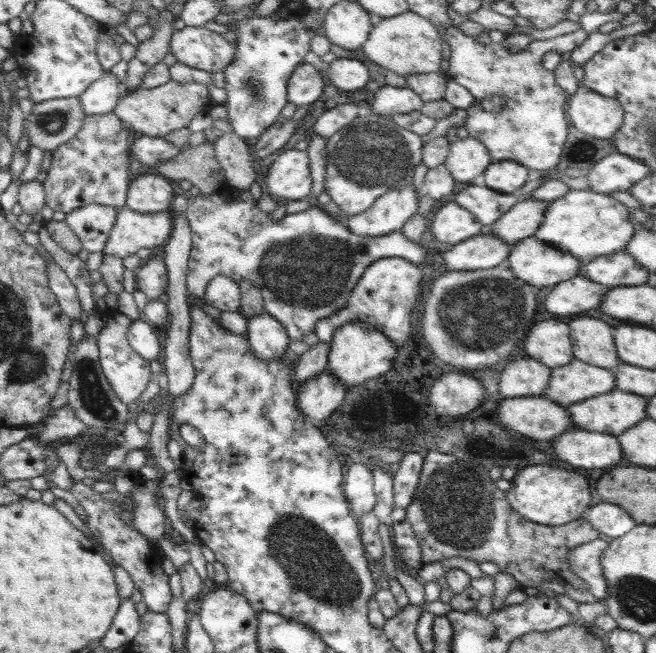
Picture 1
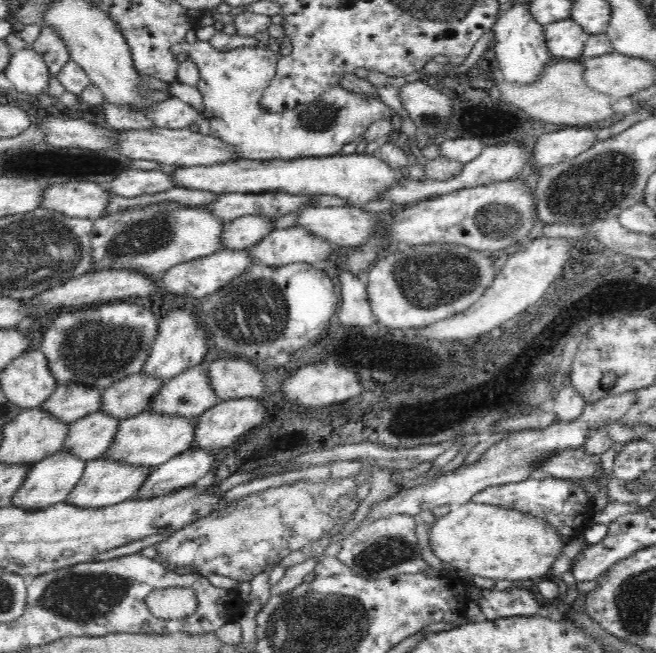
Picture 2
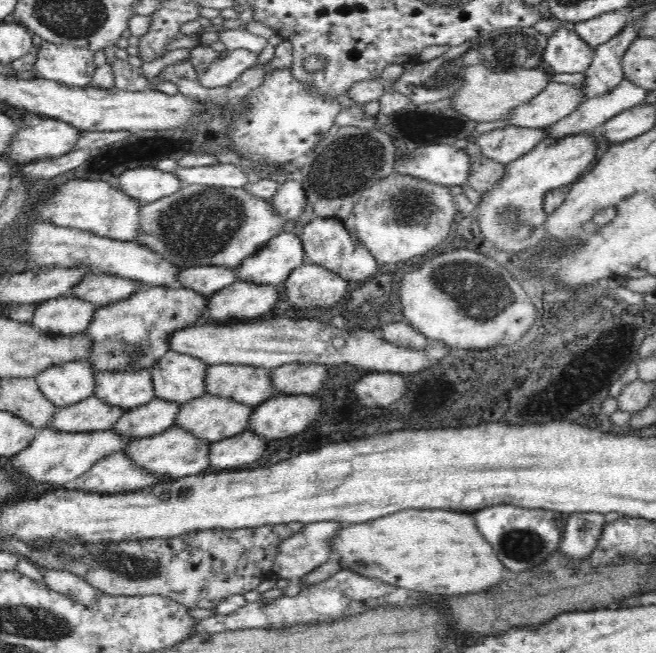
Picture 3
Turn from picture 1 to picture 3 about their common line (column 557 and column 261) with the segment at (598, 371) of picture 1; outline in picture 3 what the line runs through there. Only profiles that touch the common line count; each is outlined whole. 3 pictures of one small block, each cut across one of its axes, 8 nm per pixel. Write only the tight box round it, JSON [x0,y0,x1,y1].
[205,364,276,408]

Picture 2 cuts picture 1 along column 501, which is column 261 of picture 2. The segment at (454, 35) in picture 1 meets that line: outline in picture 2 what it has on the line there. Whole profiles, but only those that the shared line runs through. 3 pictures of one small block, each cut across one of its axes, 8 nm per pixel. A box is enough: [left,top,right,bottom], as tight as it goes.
[188,40,395,161]

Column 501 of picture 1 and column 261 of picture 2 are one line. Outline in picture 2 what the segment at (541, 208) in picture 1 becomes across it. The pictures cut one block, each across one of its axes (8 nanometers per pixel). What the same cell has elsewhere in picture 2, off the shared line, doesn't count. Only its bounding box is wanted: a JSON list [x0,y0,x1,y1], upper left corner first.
[221,215,276,250]

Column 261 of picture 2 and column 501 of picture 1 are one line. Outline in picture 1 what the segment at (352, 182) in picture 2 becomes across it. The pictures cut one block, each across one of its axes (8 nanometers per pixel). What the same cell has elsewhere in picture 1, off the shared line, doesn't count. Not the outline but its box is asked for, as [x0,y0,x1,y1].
[480,161,528,194]

